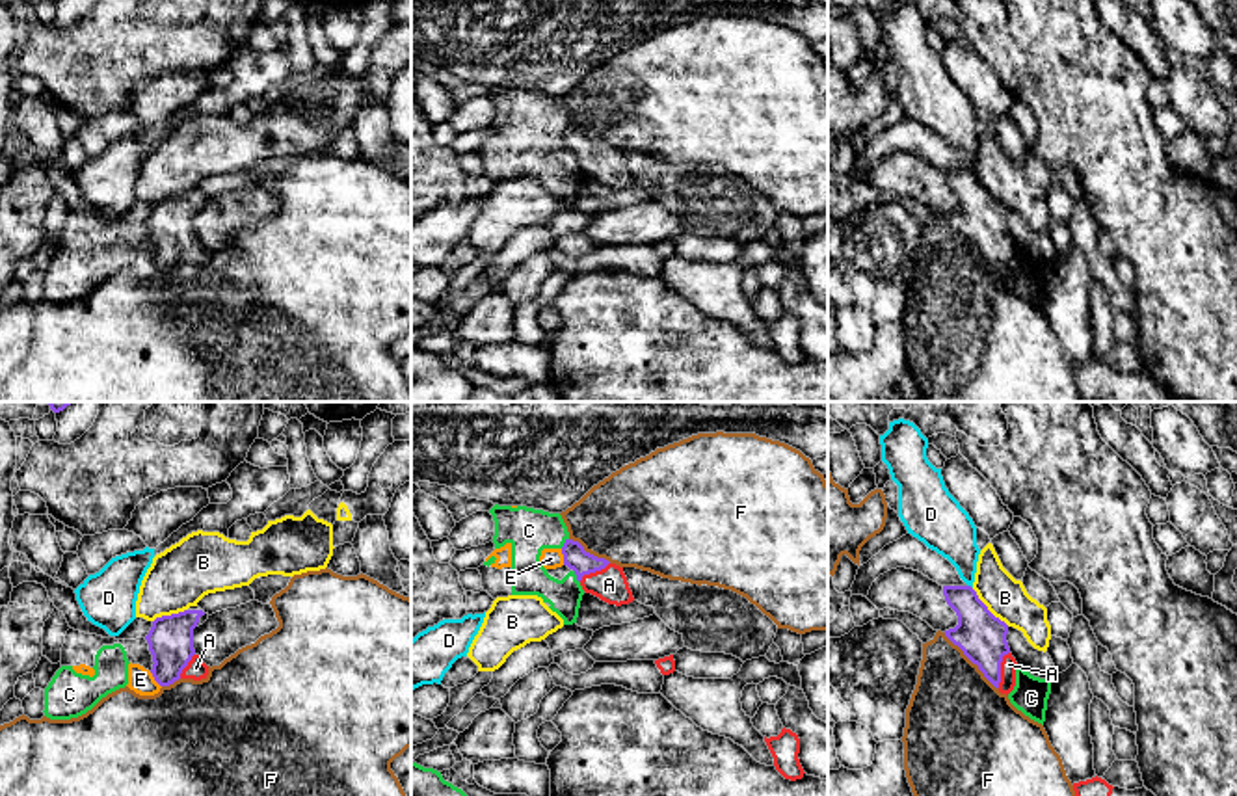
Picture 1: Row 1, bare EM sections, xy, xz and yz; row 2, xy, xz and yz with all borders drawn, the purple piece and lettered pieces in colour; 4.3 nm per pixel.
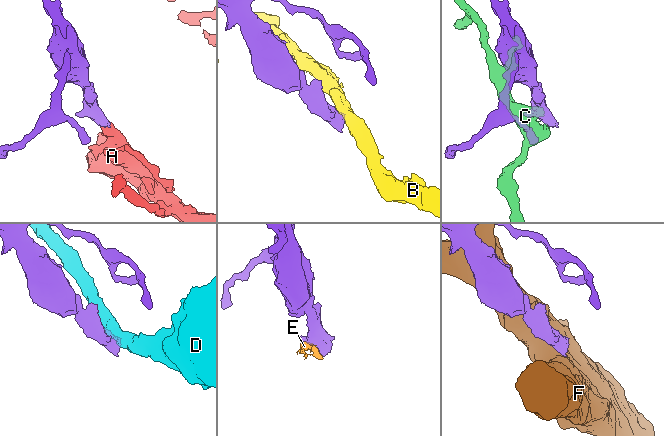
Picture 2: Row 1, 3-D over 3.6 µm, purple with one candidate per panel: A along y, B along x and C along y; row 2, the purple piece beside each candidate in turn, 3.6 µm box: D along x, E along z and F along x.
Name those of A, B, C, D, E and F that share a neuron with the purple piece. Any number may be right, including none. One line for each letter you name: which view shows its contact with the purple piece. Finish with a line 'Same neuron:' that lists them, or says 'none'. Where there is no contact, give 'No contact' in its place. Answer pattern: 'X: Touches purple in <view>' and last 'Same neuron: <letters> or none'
A: Touches purple in yz
Same neuron: A

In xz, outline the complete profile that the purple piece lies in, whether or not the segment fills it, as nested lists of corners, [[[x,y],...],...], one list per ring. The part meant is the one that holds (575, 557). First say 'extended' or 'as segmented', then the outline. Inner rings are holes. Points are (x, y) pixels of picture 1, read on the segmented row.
extended; [[[565,539],[562,554],[564,565],[575,571],[586,593],[616,606],[634,601],[623,567],[586,552],[584,547],[573,539]]]

